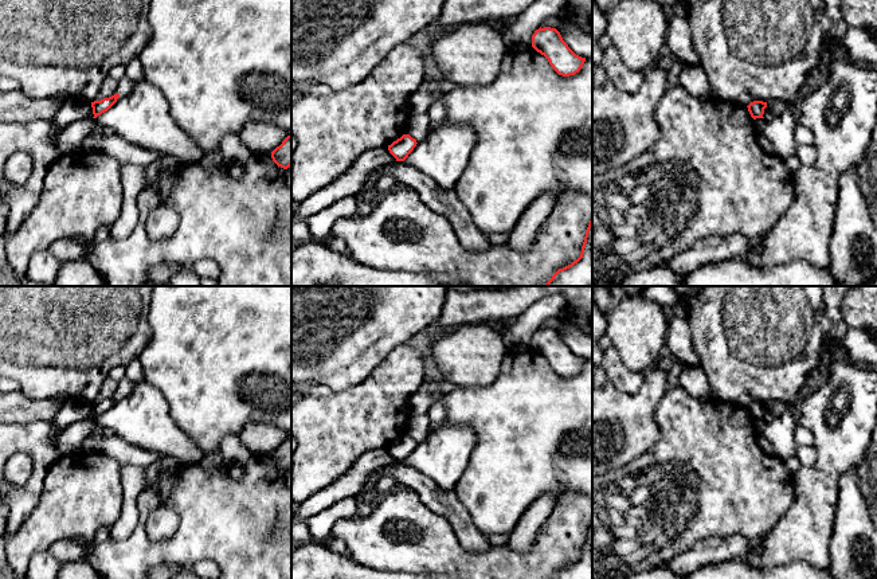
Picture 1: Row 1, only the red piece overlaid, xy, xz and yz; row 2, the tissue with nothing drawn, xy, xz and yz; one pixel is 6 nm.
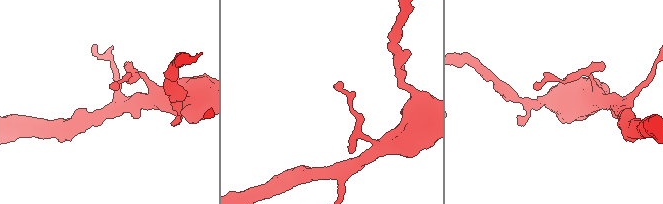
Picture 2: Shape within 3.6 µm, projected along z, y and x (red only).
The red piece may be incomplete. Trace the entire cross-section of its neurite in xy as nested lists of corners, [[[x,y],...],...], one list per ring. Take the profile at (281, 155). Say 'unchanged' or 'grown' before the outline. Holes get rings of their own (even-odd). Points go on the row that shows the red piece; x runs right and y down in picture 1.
unchanged; [[[287,136],[282,144],[271,152],[271,159],[283,169],[291,165],[291,136]]]

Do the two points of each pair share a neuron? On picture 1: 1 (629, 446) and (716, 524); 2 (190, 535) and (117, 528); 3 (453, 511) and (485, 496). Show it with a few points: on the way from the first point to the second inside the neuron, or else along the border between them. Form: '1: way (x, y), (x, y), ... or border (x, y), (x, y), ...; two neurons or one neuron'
1: border (660, 431), (658, 439), (646, 452), (611, 470); two neurons
2: border (137, 499), (136, 527), (124, 539), (110, 540); two neurons
3: border (454, 491), (481, 532); two neurons

